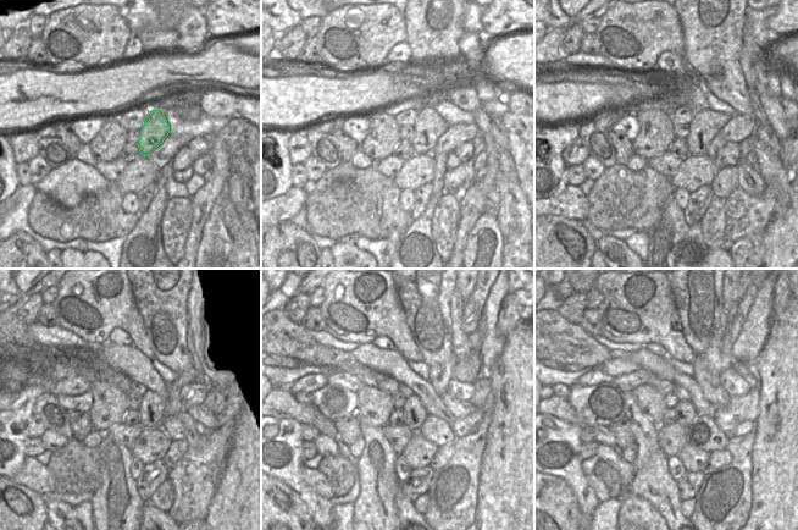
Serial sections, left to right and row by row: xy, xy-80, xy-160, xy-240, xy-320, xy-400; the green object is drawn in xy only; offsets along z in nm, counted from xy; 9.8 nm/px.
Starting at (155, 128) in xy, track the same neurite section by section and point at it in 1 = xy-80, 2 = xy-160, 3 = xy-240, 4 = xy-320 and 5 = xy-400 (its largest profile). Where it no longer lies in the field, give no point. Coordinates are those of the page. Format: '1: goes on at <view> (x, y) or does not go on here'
1: goes on at xy-80 (430, 126)
2: goes on at xy-160 (704, 125)
3: goes on at xy-240 (151, 408)
4: goes on at xy-320 (415, 414)
5: goes on at xy-400 (686, 412)

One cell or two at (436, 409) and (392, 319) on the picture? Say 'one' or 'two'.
two

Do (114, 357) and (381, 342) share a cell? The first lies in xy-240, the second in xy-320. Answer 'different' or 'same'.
different

